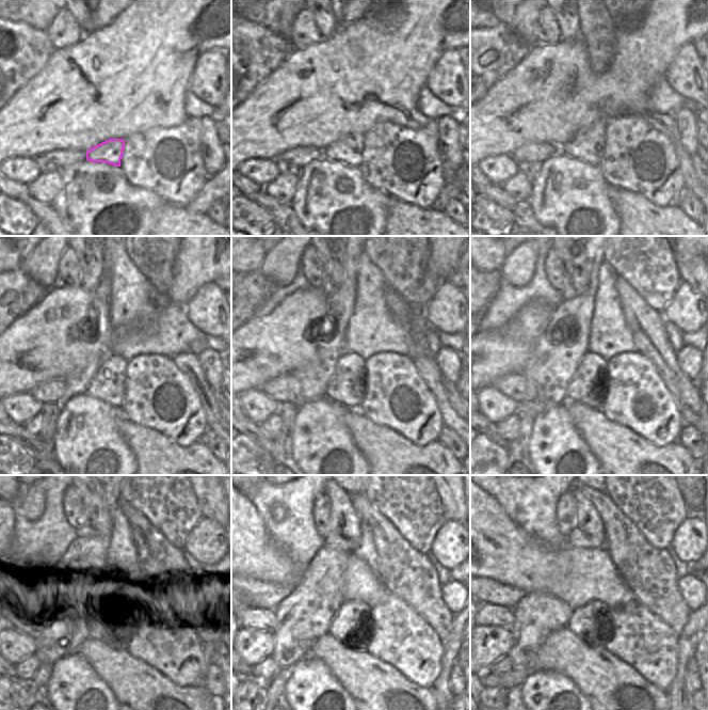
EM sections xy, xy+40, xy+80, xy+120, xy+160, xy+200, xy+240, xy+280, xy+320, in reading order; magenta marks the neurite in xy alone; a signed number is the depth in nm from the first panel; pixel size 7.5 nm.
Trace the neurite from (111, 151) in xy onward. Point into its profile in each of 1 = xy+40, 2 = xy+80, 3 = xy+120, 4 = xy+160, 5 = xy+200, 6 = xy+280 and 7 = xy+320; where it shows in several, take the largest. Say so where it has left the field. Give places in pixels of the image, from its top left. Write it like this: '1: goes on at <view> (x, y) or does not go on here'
1: goes on at xy+40 (348, 150)
2: goes on at xy+80 (588, 144)
3: goes on at xy+120 (108, 384)
4: goes on at xy+160 (346, 387)
5: goes on at xy+200 (585, 387)
6: goes on at xy+280 (347, 626)
7: goes on at xy+320 (585, 622)

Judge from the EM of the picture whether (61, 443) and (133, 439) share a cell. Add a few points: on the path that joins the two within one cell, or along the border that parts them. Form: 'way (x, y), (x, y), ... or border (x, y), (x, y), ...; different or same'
border (119, 415), (116, 420), (117, 431), (135, 461); different

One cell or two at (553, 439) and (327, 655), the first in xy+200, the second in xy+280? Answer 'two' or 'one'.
two

